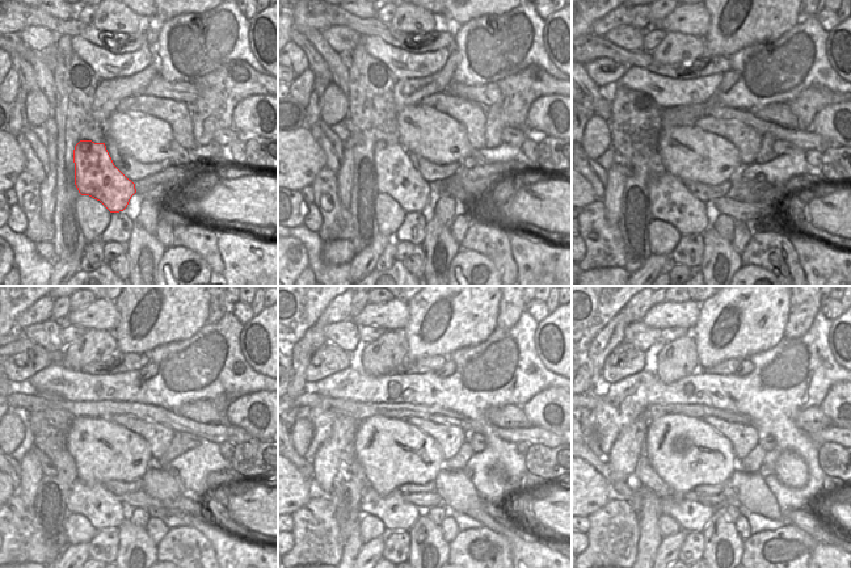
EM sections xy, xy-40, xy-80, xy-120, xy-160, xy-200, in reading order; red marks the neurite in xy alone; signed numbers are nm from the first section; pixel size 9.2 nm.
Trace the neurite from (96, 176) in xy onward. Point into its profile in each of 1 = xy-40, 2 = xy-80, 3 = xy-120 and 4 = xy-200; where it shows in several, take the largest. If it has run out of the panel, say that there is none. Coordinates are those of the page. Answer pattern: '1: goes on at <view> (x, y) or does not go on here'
1: goes on at xy-40 (396, 177)
2: goes on at xy-80 (675, 203)
3: goes on at xy-120 (100, 507)
4: goes on at xy-200 (691, 516)

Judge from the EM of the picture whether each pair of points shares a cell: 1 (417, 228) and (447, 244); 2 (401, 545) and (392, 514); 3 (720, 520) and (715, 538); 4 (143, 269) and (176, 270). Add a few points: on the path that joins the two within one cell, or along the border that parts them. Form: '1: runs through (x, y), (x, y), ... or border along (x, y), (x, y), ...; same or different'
1: border along (428, 223), (425, 238), (418, 244); different
2: border along (408, 530), (387, 533); different
3: runs through (720, 524), (719, 534); same
4: border along (167, 248), (156, 272); different

